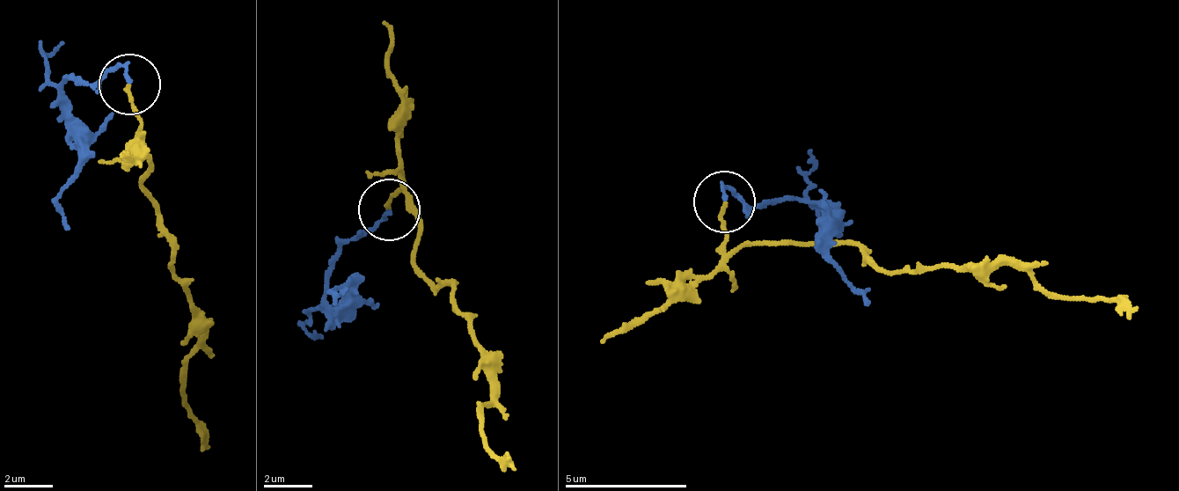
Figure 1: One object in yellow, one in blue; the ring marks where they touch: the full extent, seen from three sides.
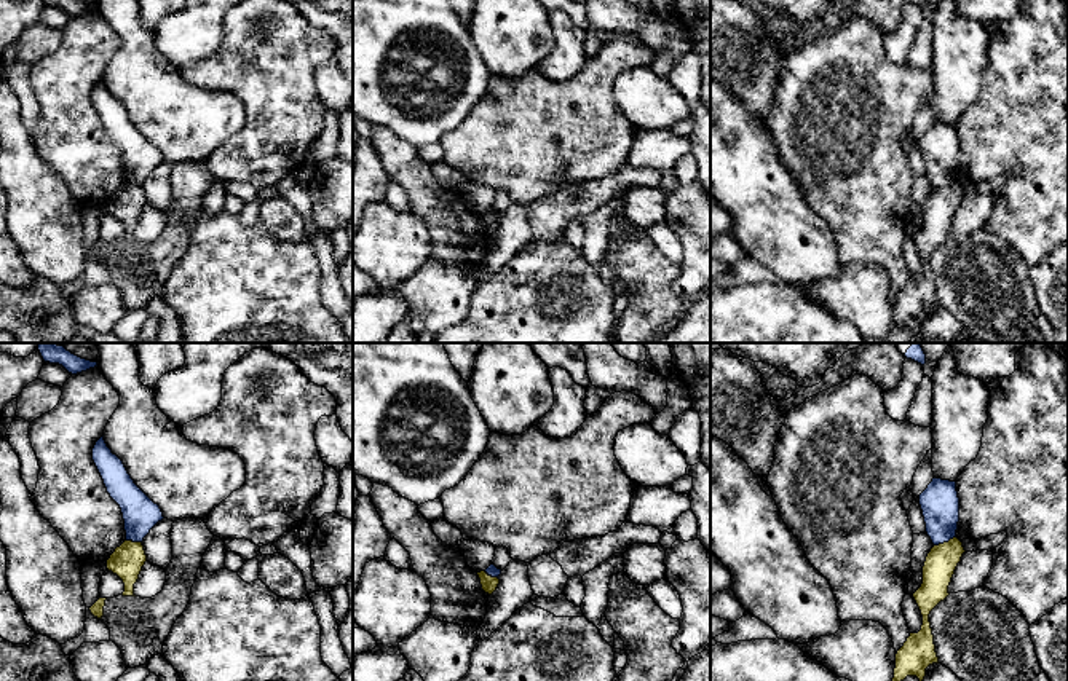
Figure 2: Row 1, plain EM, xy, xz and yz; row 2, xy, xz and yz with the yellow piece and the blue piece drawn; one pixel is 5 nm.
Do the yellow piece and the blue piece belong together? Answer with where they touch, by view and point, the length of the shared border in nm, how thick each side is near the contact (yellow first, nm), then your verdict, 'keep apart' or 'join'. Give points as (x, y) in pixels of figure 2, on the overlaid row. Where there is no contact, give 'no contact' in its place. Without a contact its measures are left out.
yz (944, 543) | 120 nm | 160/190 nm | keep apart

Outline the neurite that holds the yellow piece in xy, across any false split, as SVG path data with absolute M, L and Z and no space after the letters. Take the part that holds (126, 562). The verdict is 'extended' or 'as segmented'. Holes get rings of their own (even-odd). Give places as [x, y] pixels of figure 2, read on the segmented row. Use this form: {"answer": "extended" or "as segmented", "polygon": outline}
{"answer": "as segmented", "polygon": "M125 541L107 560L107 569L117 574L123 584L123 596L136 596L134 584L139 579L147 555L142 542Z"}

